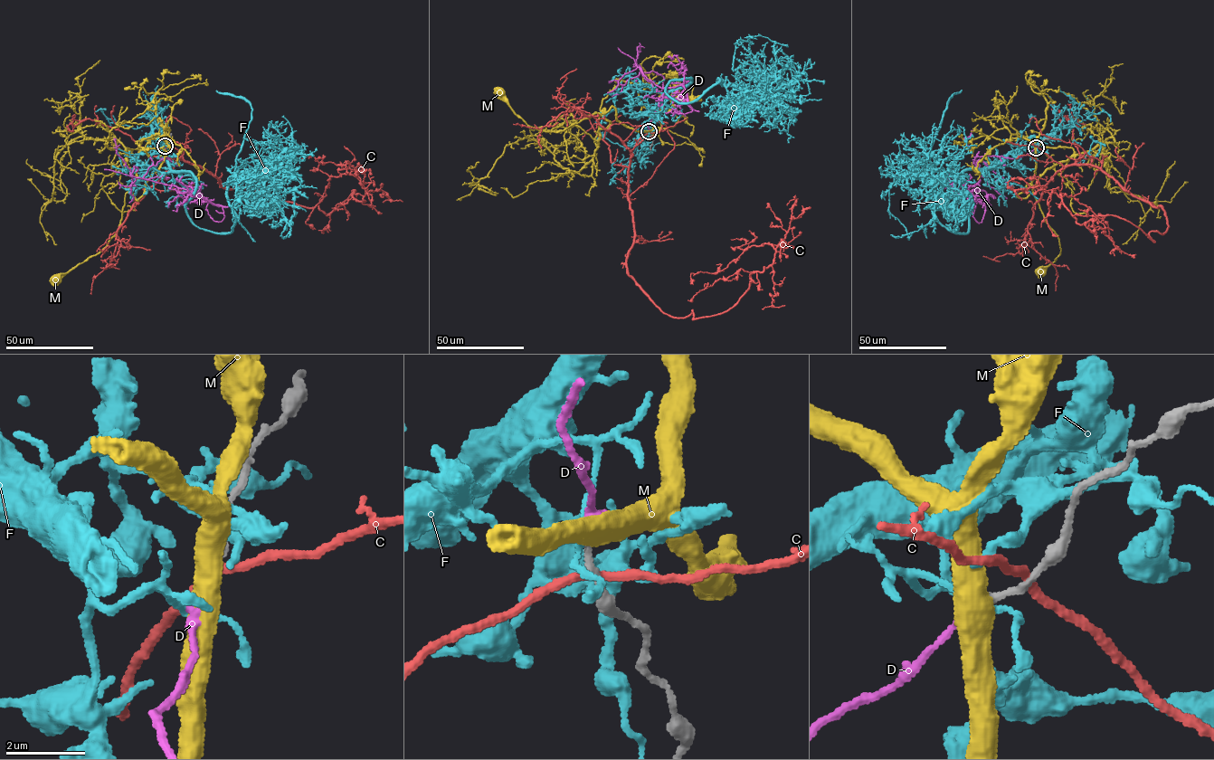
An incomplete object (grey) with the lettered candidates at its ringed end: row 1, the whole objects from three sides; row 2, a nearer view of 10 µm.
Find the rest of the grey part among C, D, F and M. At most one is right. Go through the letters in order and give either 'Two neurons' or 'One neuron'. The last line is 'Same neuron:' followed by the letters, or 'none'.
C: Two neurons
D: One neuron
F: Two neurons
M: Two neurons
Same neuron: D

